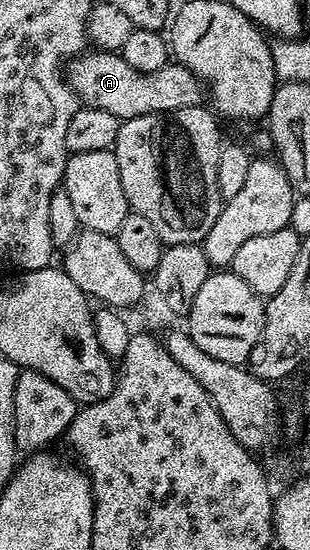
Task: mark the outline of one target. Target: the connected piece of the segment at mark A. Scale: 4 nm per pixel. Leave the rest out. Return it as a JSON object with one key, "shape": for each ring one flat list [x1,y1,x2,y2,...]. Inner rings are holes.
{"shape":[[101,49,71,59,66,66,66,77,72,85,72,91,84,106,102,108,121,120,199,106,206,98,205,87,198,76,190,72,190,68,169,64,158,68,158,72,138,72,138,68,130,68,130,64,126,64,119,53]]}

